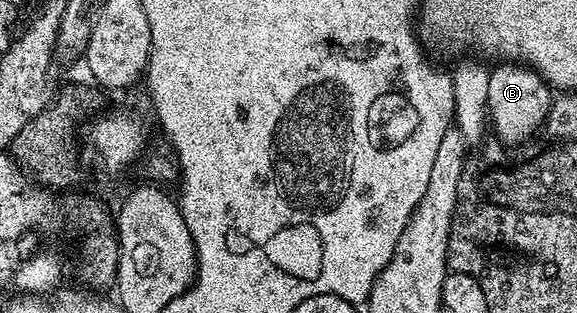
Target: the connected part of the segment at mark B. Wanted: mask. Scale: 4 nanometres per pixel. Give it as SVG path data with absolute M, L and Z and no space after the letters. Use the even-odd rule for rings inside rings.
M498 64L490 70L488 80L488 122L496 133L497 141L515 148L521 142L537 135L546 122L554 104L555 95L545 78L537 70L525 64ZM495 66L498 66L495 68Z

